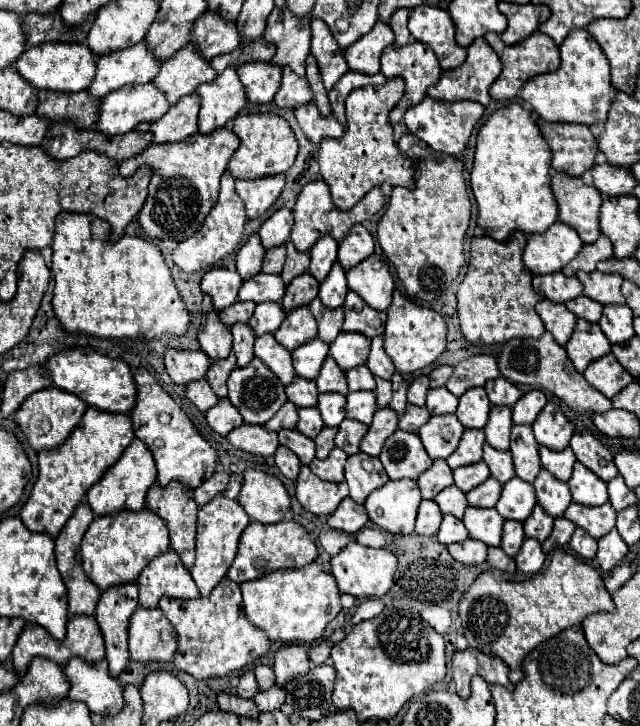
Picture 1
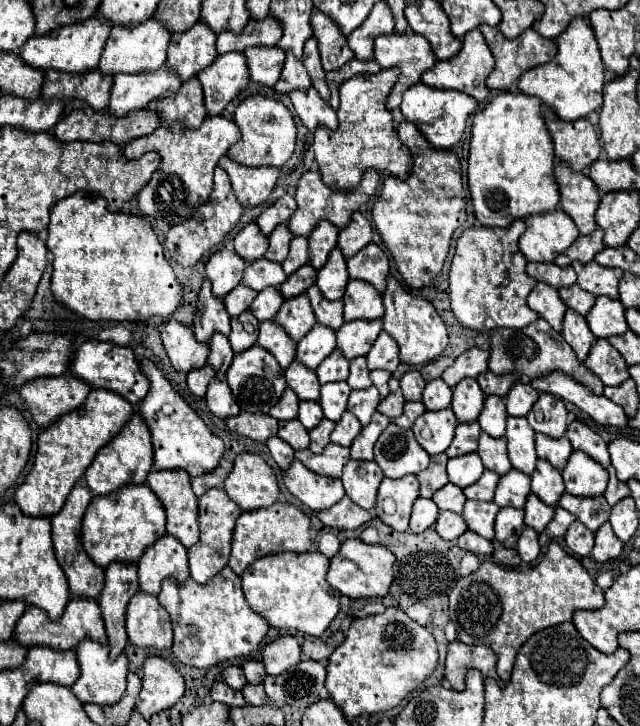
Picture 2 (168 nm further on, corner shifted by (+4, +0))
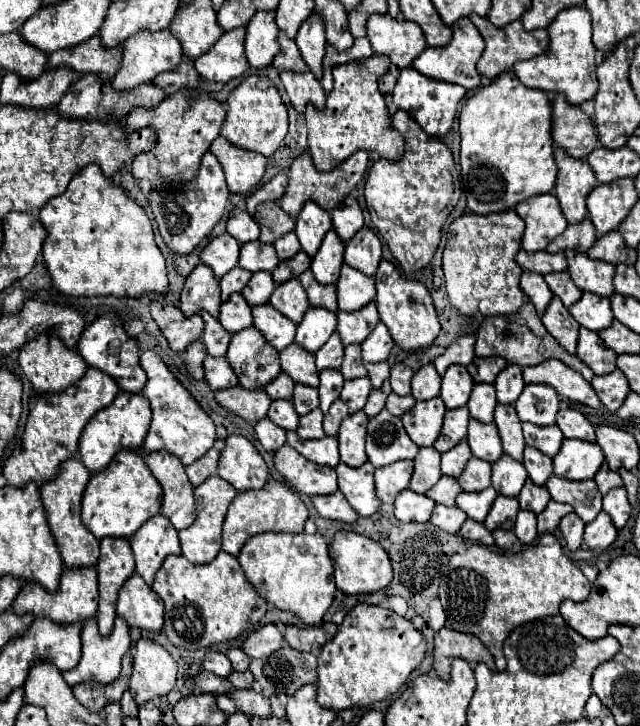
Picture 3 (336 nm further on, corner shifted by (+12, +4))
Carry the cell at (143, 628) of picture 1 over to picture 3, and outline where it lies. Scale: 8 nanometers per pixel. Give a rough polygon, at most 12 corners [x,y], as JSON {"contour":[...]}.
{"contour":[[138,573],[118,593],[130,627],[162,631],[164,601]]}

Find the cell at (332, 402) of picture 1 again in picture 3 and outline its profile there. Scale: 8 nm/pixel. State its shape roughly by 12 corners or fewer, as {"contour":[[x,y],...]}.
{"contour":[[338,369],[320,373],[320,409],[328,413],[340,397],[344,377]]}

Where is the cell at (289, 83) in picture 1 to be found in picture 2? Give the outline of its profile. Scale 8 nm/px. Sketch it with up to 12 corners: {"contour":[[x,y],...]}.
{"contour":[[292,53],[274,89],[290,93],[310,89],[304,65]]}

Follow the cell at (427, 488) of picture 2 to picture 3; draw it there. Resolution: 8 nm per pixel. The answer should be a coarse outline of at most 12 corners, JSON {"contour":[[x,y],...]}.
{"contour":[[420,447],[408,487],[426,493],[440,477],[440,453]]}

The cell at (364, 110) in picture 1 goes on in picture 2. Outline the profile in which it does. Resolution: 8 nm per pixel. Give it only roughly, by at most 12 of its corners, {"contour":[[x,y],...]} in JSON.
{"contour":[[400,71],[340,85],[338,129],[314,131],[322,181],[410,175],[386,99]]}

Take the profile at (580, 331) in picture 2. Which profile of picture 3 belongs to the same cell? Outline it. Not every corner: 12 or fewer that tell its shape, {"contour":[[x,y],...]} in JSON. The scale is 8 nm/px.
{"contour":[[554,297],[542,315],[548,333],[576,353],[578,321]]}

